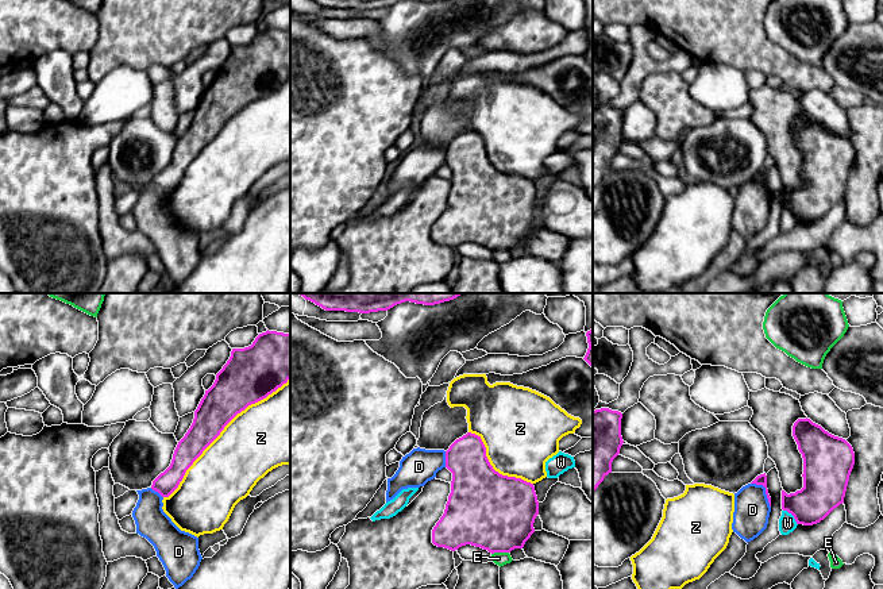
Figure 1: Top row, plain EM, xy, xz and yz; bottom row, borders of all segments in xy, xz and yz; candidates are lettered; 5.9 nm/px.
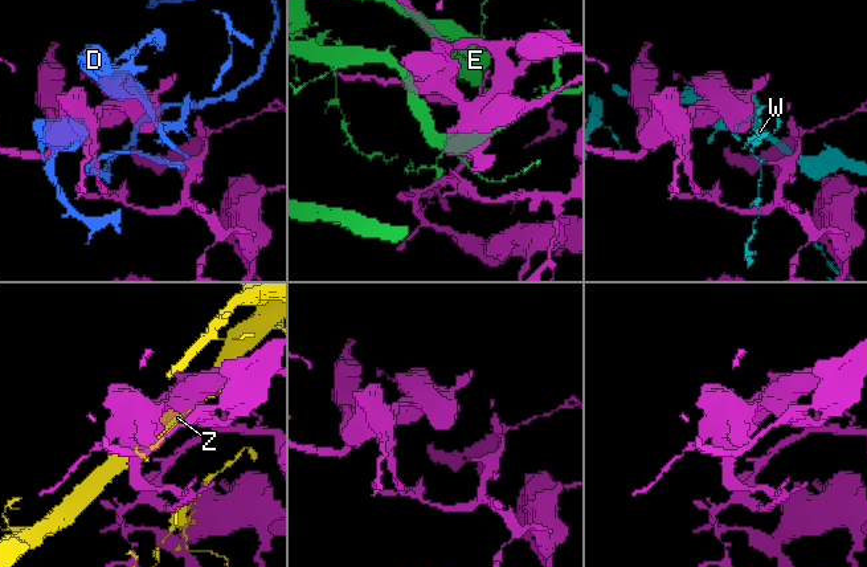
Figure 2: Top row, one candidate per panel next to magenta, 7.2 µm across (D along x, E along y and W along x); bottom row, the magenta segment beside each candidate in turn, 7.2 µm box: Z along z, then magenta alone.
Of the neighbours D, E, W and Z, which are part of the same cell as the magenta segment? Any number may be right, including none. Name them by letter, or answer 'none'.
D

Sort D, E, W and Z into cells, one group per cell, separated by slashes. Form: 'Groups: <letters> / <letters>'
Groups: D / E / W / Z

